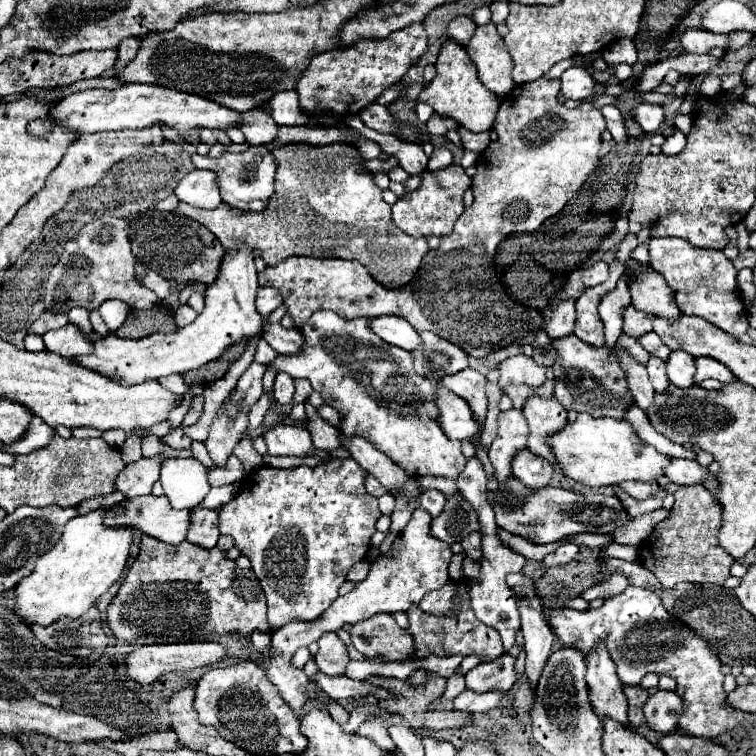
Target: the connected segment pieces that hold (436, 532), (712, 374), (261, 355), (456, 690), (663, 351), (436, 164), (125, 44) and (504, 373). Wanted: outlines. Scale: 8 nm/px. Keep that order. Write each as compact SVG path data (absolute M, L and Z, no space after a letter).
M456 492L446 498L446 506L440 516L432 520L432 536L454 544L466 538L470 532L480 532L478 514L472 510L462 492Z
M696 358L696 374L694 374L694 384L700 384L706 378L716 378L724 384L734 380L734 374L718 360L714 358Z
M260 340L258 350L256 350L256 358L254 358L254 360L268 366L276 356L278 356L278 352L274 352L274 350L270 348L270 344L266 344L266 340Z
M456 668L456 670L454 670L454 674L448 678L448 686L446 686L446 692L444 692L444 698L442 698L442 702L454 700L454 696L458 696L458 694L460 694L464 688L466 688L464 674L460 672L460 668Z
M654 332L640 336L640 338L638 338L638 342L642 344L642 348L644 348L644 350L648 350L652 356L658 356L658 358L662 358L662 360L666 360L666 358L668 358L668 354L672 352L672 350L668 350L668 348L666 348L666 344L660 340L660 336L658 336L658 334L654 334Z
M434 148L430 162L428 162L428 170L438 170L438 168L446 168L452 162L452 152L448 148Z
M130 36L126 40L122 40L122 44L118 46L118 62L116 62L116 70L122 70L138 52L140 48L140 40L136 36Z
M518 354L500 364L500 380L498 386L518 386L518 384L528 384L528 386L542 386L546 380L546 368L538 366L532 358Z

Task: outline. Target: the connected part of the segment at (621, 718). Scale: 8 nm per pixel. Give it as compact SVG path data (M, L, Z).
M598 644L596 652L588 656L586 682L590 688L590 702L600 718L612 718L622 726L628 726L626 718L626 696L622 692L622 682L618 680L614 662L606 654L606 646Z

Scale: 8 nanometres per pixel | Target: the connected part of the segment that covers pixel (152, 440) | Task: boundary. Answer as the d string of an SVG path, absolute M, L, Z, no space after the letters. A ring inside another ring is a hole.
M146 436L142 440L142 454L146 458L160 458L160 462L164 462L166 458L192 457L190 449L175 450L166 444L162 444L162 440L158 440L156 436Z

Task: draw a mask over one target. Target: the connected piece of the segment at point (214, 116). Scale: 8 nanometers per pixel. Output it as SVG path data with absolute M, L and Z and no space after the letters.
M128 84L116 90L100 88L100 90L74 92L68 98L54 104L50 118L66 124L68 128L74 128L74 132L78 134L124 130L124 128L148 128L152 124L166 124L170 128L176 128L178 132L186 132L192 128L226 130L226 128L236 128L242 122L242 114L228 106L210 102L202 96L150 84Z

